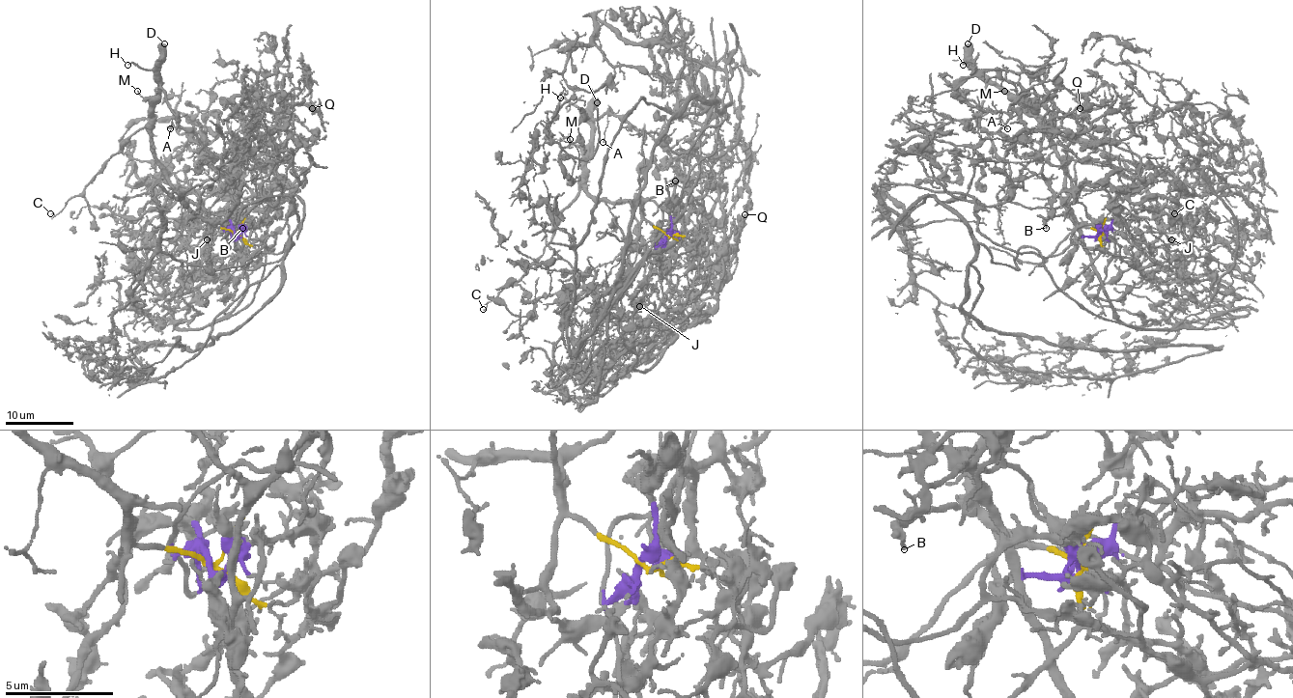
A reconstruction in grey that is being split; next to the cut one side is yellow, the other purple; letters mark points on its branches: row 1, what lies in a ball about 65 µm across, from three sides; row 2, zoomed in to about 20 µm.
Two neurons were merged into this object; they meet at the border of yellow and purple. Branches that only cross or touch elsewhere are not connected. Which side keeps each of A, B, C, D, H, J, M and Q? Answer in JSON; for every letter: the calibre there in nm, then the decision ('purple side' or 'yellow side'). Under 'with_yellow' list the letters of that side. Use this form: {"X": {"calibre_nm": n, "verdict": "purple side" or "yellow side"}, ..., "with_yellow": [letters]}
{"A": {"calibre_nm": 130, "verdict": "yellow side"}, "B": {"calibre_nm": 140, "verdict": "yellow side"}, "C": {"calibre_nm": 100, "verdict": "yellow side"}, "D": {"calibre_nm": 600, "verdict": "yellow side"}, "H": {"calibre_nm": 190, "verdict": "yellow side"}, "J": {"calibre_nm": 80, "verdict": "purple side"}, "M": {"calibre_nm": 110, "verdict": "yellow side"}, "Q": {"calibre_nm": 320, "verdict": "purple side"}, "with_yellow": ["A", "B", "C", "D", "H", "M"]}

